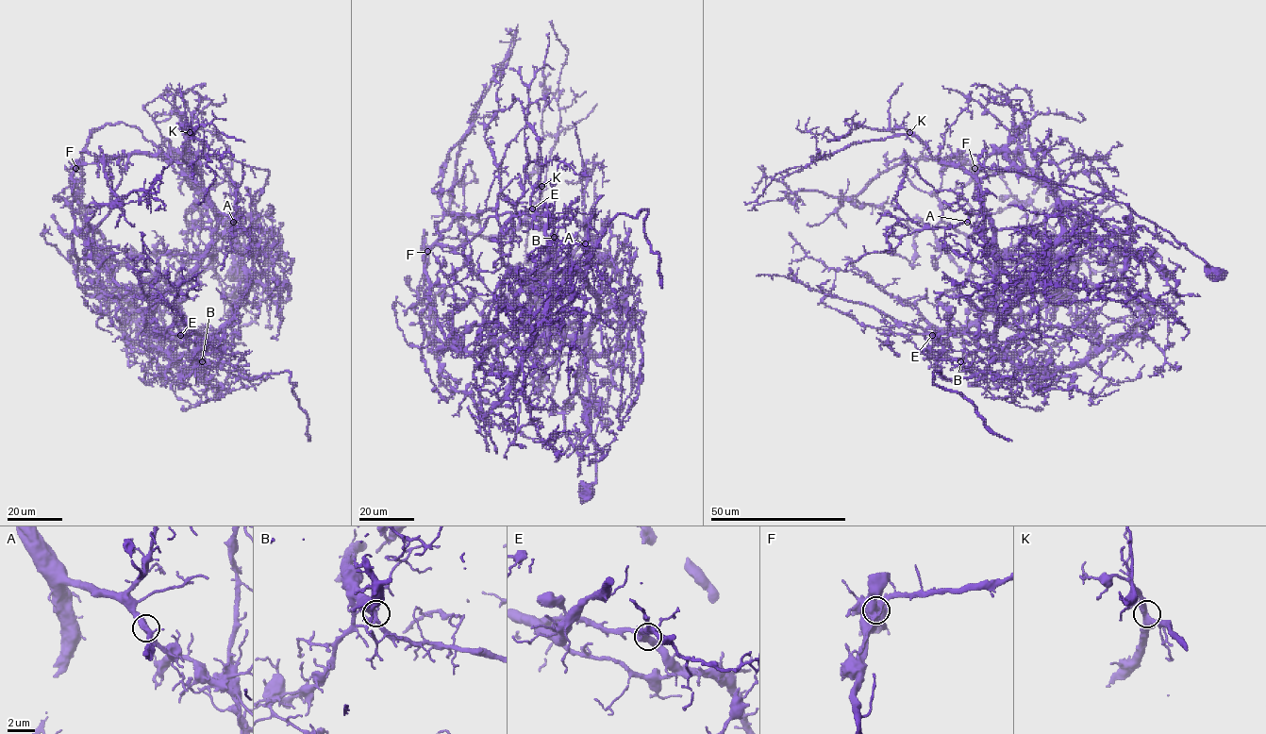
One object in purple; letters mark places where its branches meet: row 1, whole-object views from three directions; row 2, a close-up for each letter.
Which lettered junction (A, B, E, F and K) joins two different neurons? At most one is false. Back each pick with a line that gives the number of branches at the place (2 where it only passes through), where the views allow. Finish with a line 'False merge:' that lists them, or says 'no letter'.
F: 4 branches meet
False merge: F

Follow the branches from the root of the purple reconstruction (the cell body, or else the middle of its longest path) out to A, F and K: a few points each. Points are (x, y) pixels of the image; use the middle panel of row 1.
A: (587, 492), (611, 387), (621, 280), (590, 255), (550, 262), (585, 243)
F: (587, 492), (620, 277), (590, 255), (550, 262), (534, 217), (427, 251)
K: (587, 492), (611, 387), (621, 280), (590, 255), (550, 262), (553, 247), (534, 209), (541, 186)

